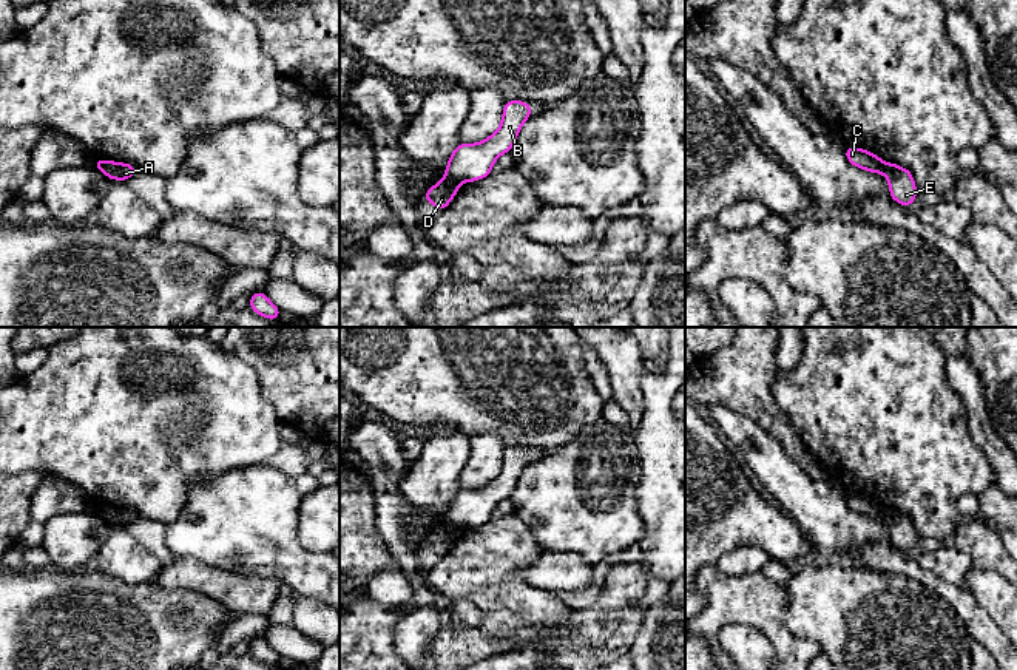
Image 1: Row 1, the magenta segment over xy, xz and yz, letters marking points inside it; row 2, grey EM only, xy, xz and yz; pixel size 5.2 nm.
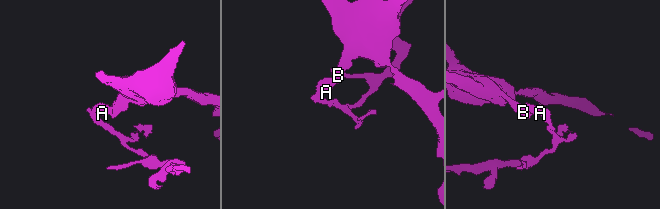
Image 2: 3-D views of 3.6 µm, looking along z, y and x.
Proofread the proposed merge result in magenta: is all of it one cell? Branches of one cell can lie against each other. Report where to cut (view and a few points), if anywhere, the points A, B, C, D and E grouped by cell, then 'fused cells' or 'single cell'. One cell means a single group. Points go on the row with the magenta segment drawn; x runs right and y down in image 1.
xz (446, 175), (457, 184) | A B C / D E | fused cells

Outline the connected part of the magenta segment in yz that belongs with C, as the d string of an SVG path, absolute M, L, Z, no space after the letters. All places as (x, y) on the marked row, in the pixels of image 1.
M857 147L846 148L844 153L852 165L872 173L881 173L881 159L877 154Z

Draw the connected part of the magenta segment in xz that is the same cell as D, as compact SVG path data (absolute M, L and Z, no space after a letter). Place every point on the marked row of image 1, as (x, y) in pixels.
M446 176L426 191L424 199L441 211L449 205L457 191L458 184Z

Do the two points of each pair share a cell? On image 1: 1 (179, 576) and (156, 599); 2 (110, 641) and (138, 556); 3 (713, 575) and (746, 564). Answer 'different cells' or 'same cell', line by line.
1: different cells
2: different cells
3: different cells

